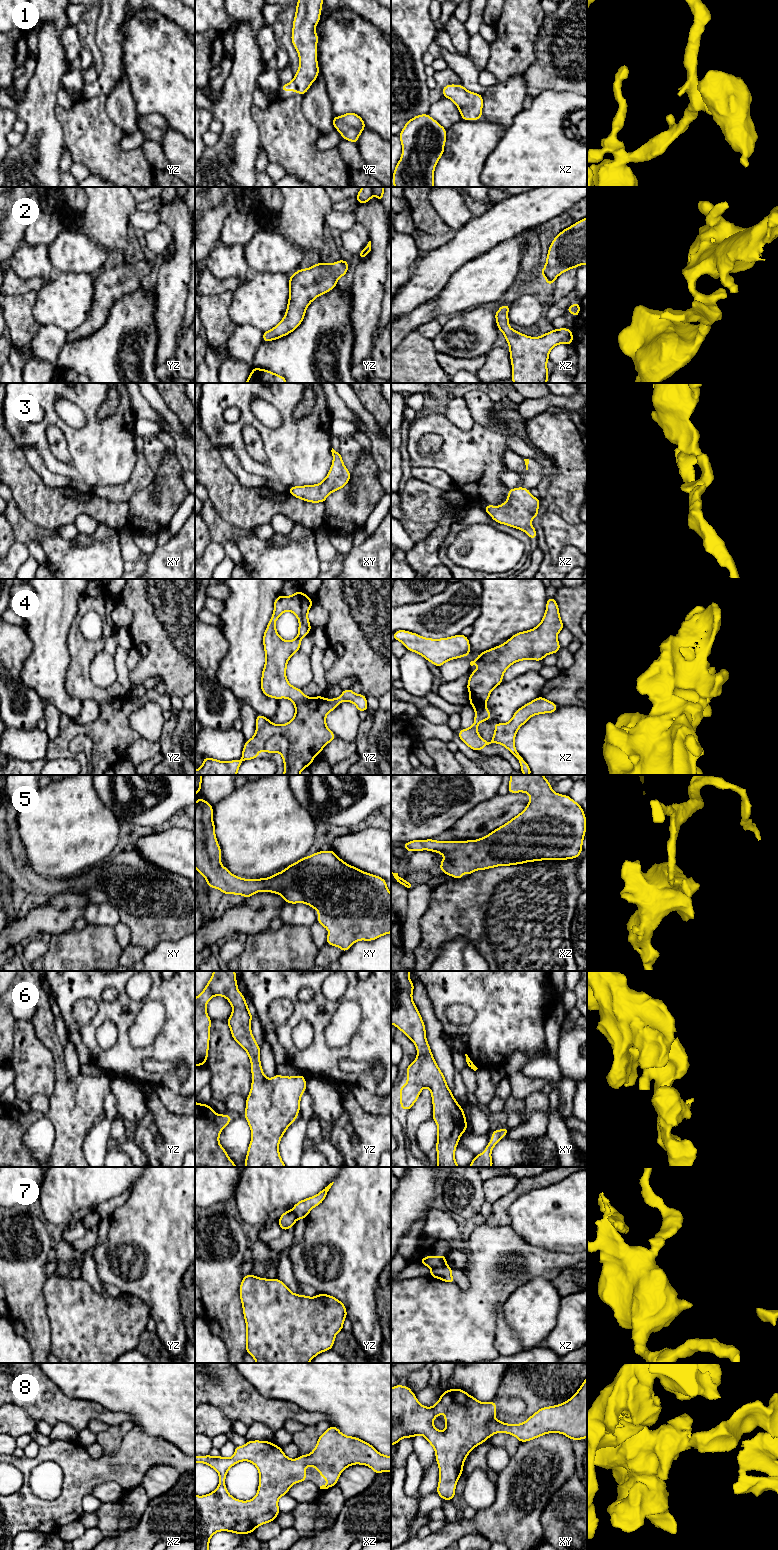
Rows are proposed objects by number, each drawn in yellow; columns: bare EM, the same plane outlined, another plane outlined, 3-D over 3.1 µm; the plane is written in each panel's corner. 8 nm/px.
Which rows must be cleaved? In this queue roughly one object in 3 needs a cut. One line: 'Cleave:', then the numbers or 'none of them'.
Cleave: 7

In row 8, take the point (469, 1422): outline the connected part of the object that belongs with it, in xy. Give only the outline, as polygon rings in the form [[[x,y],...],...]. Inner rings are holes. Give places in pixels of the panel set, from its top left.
[[[587,1377],[578,1391],[564,1403],[543,1407],[525,1422],[511,1425],[495,1419],[496,1403],[482,1403],[462,1389],[449,1389],[432,1407],[419,1403],[416,1395],[408,1386],[396,1385],[391,1388],[391,1446],[403,1438],[423,1435],[435,1450],[439,1467],[437,1494],[443,1500],[453,1500],[458,1479],[468,1454],[495,1433],[507,1433],[515,1436],[521,1443],[533,1440],[547,1433],[561,1433],[568,1438],[581,1440],[587,1438]],[[445,1412],[446,1428],[439,1431],[433,1425],[436,1416]]]

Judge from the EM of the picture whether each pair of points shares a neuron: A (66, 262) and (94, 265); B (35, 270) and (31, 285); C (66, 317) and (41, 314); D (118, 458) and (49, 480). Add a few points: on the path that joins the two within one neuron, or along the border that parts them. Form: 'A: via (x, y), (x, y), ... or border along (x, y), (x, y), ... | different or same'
A: via (73, 263), (87, 263) | same
B: border along (11, 268), (22, 279), (42, 278), (49, 280) | different
C: via (60, 314), (47, 314) | same
D: border along (43, 462), (52, 472), (62, 475), (69, 480) | different

